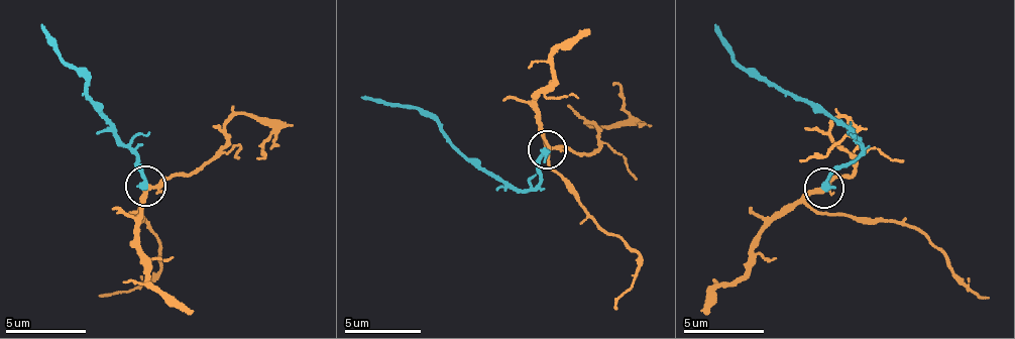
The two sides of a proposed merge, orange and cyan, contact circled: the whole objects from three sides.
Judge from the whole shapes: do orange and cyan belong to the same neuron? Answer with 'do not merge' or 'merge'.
merge

